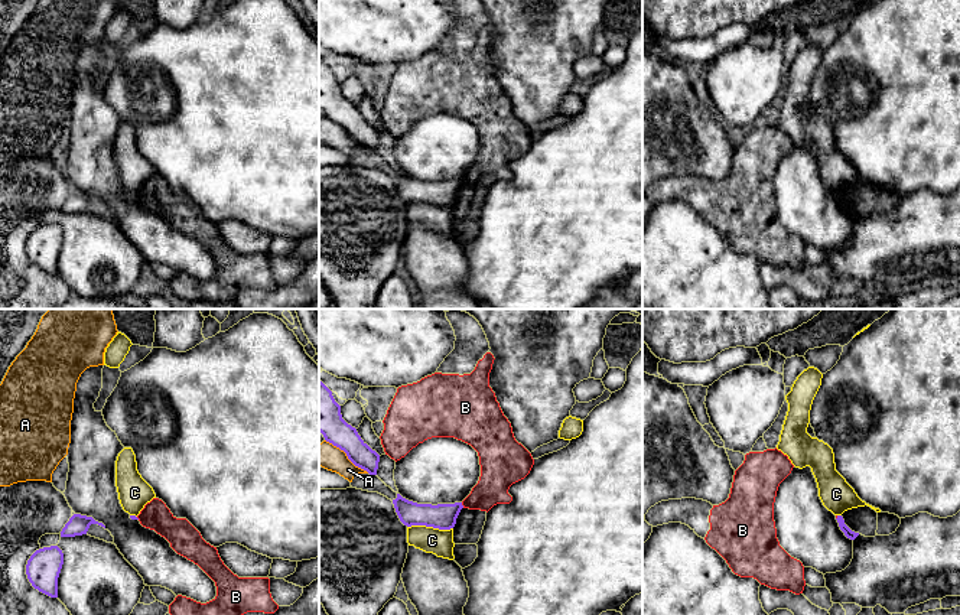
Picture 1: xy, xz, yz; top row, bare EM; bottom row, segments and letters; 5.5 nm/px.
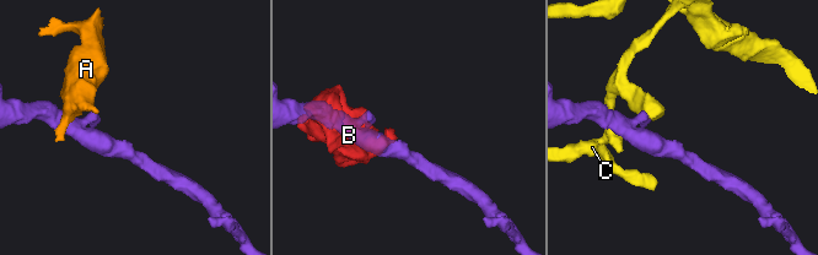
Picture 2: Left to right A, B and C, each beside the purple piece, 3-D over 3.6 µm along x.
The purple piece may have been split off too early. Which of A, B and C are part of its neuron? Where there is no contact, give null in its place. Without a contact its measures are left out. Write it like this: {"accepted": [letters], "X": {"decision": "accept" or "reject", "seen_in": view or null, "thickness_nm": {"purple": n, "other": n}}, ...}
{"accepted": [], "A": {"decision": "reject", "seen_in": "xz", "thickness_nm": {"purple": 180, "other": 140}}, "B": {"decision": "reject", "seen_in": "xz", "thickness_nm": {"purple": 140, "other": 180}}, "C": {"decision": "reject", "seen_in": "xz", "thickness_nm": {"purple": 140, "other": 140}}}

